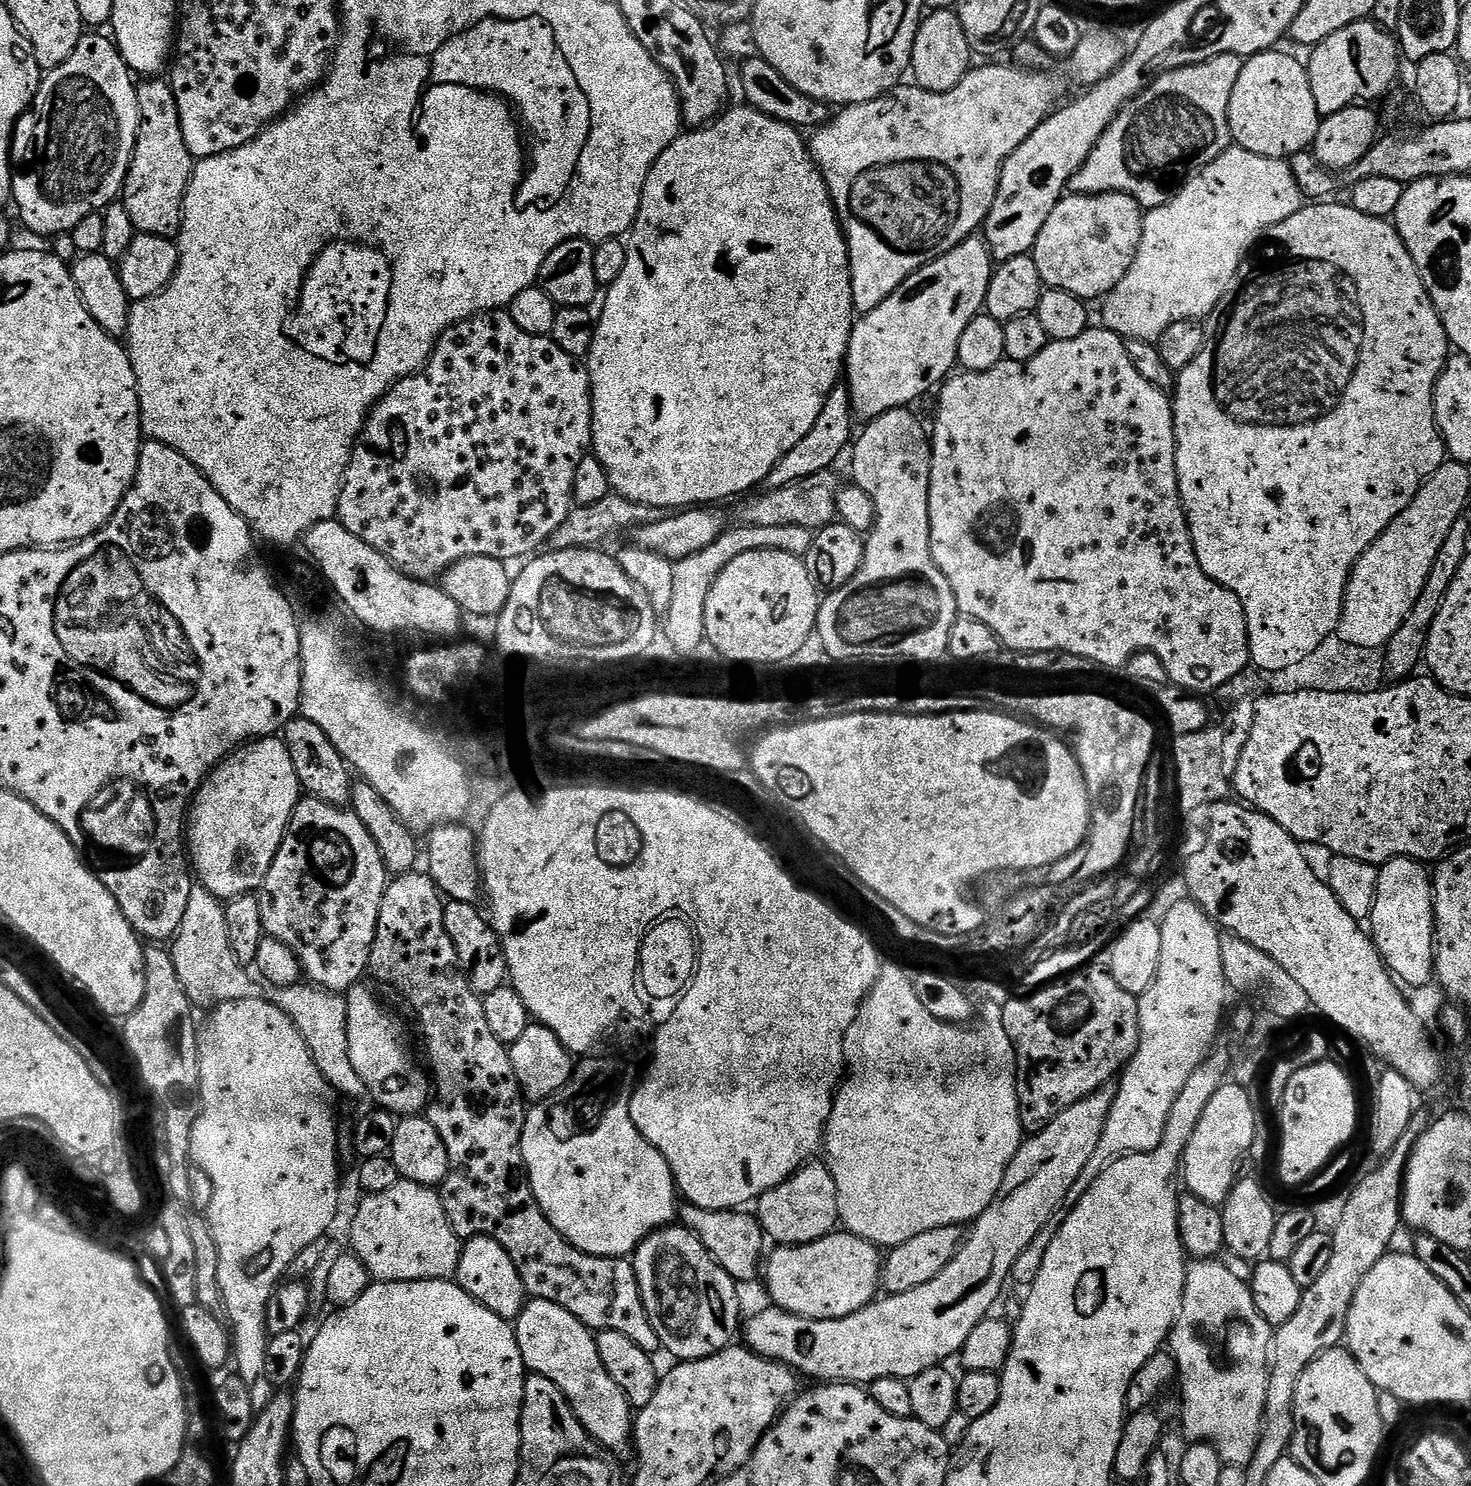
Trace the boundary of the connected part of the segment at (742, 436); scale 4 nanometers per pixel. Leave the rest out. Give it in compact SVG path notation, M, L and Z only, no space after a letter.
M729 107L711 124L685 131L654 162L642 190L636 221L626 237L626 267L613 284L607 285L604 309L598 312L594 342L586 357L592 391L591 451L606 466L613 493L635 504L683 510L714 506L718 500L743 497L759 489L770 470L810 434L814 422L818 422L818 414L822 414L822 406L826 406L826 398L841 383L846 368L850 334L858 313L852 293L848 243L836 217L830 190L812 160L805 137L804 140L800 137L801 129L770 118L757 108L743 107Z

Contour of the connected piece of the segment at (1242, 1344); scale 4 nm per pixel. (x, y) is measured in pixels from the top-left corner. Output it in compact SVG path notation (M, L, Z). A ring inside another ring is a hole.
M1213 1258L1188 1264L1182 1310L1168 1337L1167 1347L1176 1359L1180 1396L1184 1399L1185 1441L1209 1444L1218 1450L1225 1465L1246 1466L1254 1456L1264 1421L1268 1357L1272 1351L1274 1328L1262 1318L1258 1306L1254 1306L1249 1281L1231 1272L1222 1261Z

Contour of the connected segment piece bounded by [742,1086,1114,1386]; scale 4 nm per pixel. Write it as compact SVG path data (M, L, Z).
M1103 1086L1093 1092L1092 1095L1086 1097L1084 1100L1074 1102L1074 1106L1070 1106L1066 1110L1062 1110L1057 1116L1052 1117L1048 1121L1045 1128L1040 1129L1039 1132L1029 1135L1027 1139L1020 1145L1020 1149L1014 1154L1014 1158L1010 1162L1010 1166L1006 1166L1006 1178L1002 1178L1002 1186L998 1186L998 1194L994 1194L994 1202L990 1202L990 1206L982 1215L973 1220L970 1227L967 1229L966 1235L963 1237L962 1243L956 1249L954 1258L950 1258L950 1262L942 1274L938 1274L938 1278L930 1278L930 1282L924 1283L922 1286L914 1286L914 1290L906 1290L902 1294L888 1294L883 1298L877 1299L875 1302L868 1305L867 1308L858 1310L854 1314L850 1314L846 1318L834 1318L833 1320L815 1320L814 1318L802 1318L798 1314L790 1314L786 1310L775 1306L767 1306L752 1321L747 1321L746 1327L742 1332L743 1343L752 1351L756 1352L759 1356L764 1356L767 1360L779 1360L793 1372L799 1374L801 1377L809 1376L812 1382L835 1382L838 1384L859 1384L867 1386L873 1384L878 1378L898 1378L899 1380L909 1381L913 1376L922 1374L922 1370L930 1370L931 1368L941 1367L945 1362L951 1358L959 1357L962 1346L966 1346L966 1340L970 1338L970 1332L976 1326L982 1323L983 1320L989 1319L992 1307L996 1304L996 1299L1004 1292L1004 1283L1008 1280L1008 1275L1016 1268L1016 1263L1020 1260L1020 1255L1035 1242L1040 1236L1040 1231L1047 1226L1052 1220L1052 1215L1059 1210L1060 1207L1065 1207L1064 1199L1069 1199L1072 1196L1072 1187L1074 1182L1078 1182L1085 1175L1084 1167L1086 1162L1090 1162L1090 1158L1094 1154L1096 1148L1101 1147L1102 1141L1100 1134L1106 1124L1106 1118L1110 1112L1112 1105L1112 1097L1114 1095L1113 1089L1108 1086Z

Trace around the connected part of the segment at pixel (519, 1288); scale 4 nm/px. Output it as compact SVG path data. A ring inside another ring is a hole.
M472 1236L463 1241L454 1280L466 1290L466 1294L482 1301L487 1308L494 1310L494 1314L509 1322L520 1317L520 1312L529 1299L518 1266L514 1266L510 1254L506 1254L506 1250L502 1250L502 1246L489 1236Z

